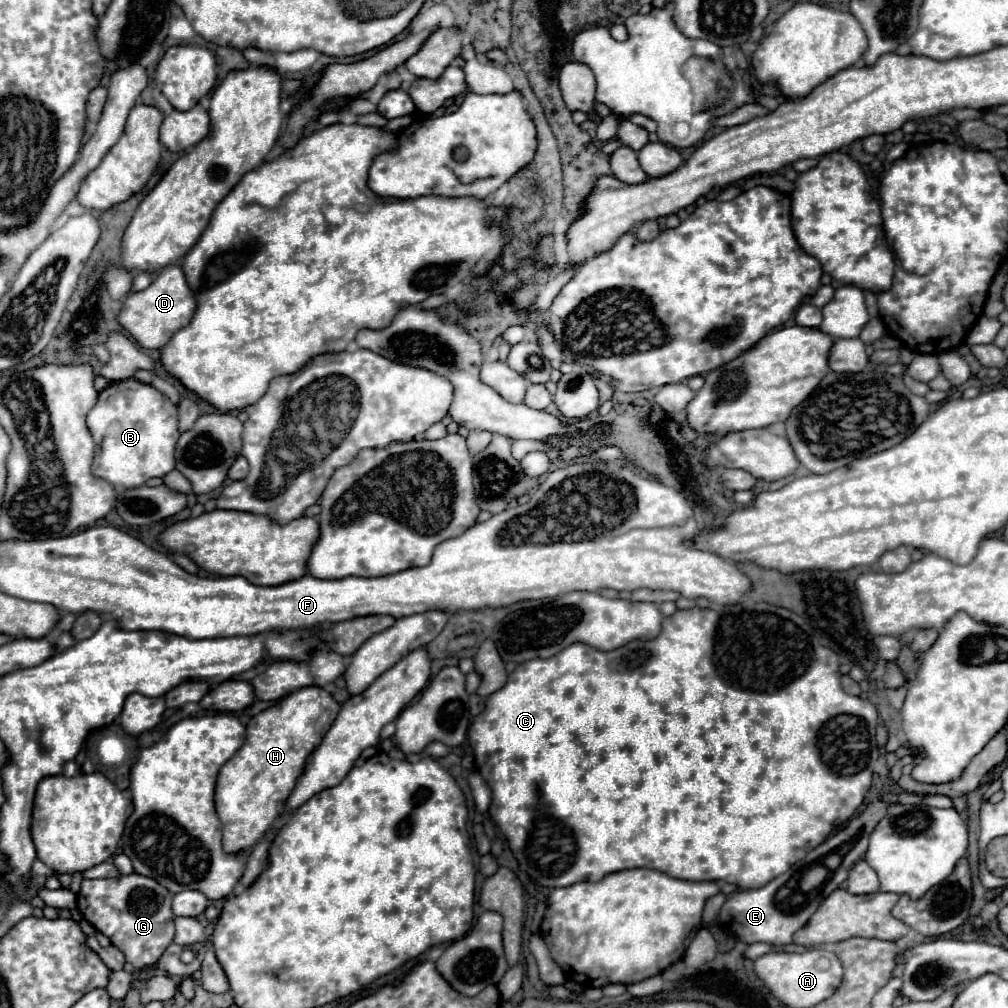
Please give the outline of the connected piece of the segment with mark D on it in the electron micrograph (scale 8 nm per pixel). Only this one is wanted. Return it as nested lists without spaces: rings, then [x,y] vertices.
[[[172,264],[164,268],[146,290],[126,296],[126,300],[122,302],[122,310],[118,314],[118,322],[136,338],[136,342],[142,348],[152,350],[166,346],[172,334],[192,320],[194,310],[196,298],[186,282],[186,276],[178,264]]]

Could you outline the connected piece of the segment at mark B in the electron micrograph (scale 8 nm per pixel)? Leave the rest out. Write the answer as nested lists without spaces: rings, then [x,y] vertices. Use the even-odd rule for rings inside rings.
[[[134,378],[112,382],[98,394],[98,402],[88,412],[86,424],[96,442],[92,472],[98,478],[116,486],[136,488],[174,468],[174,448],[176,438],[180,438],[178,406],[154,386]]]

